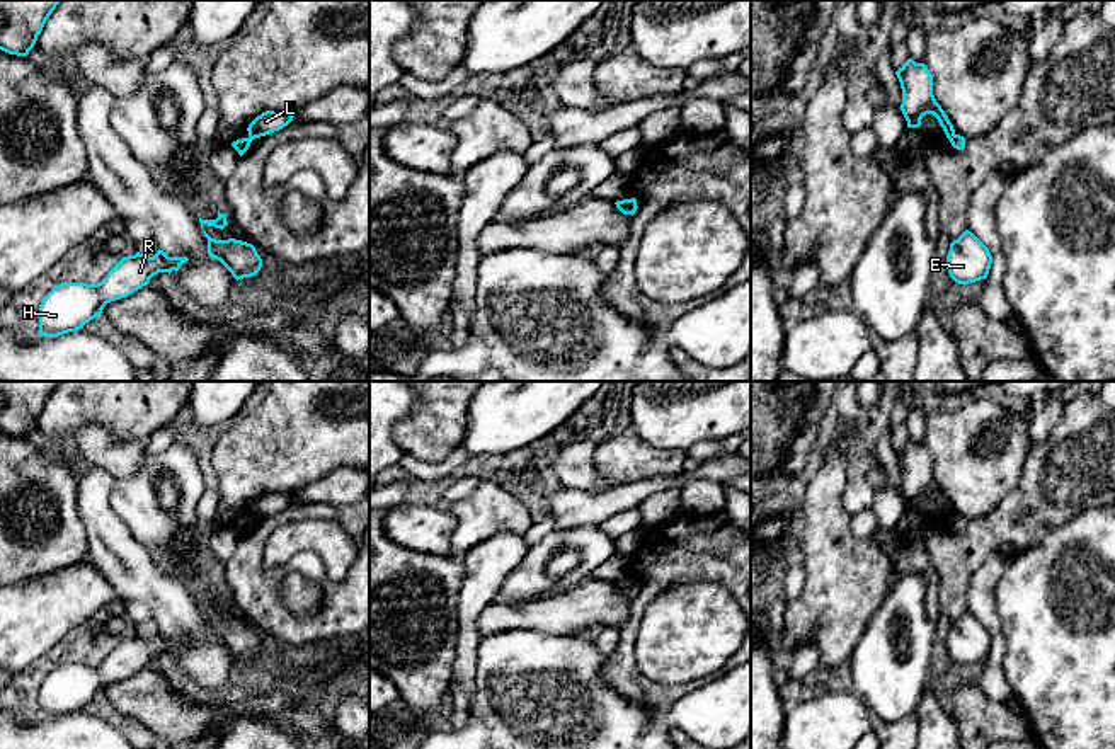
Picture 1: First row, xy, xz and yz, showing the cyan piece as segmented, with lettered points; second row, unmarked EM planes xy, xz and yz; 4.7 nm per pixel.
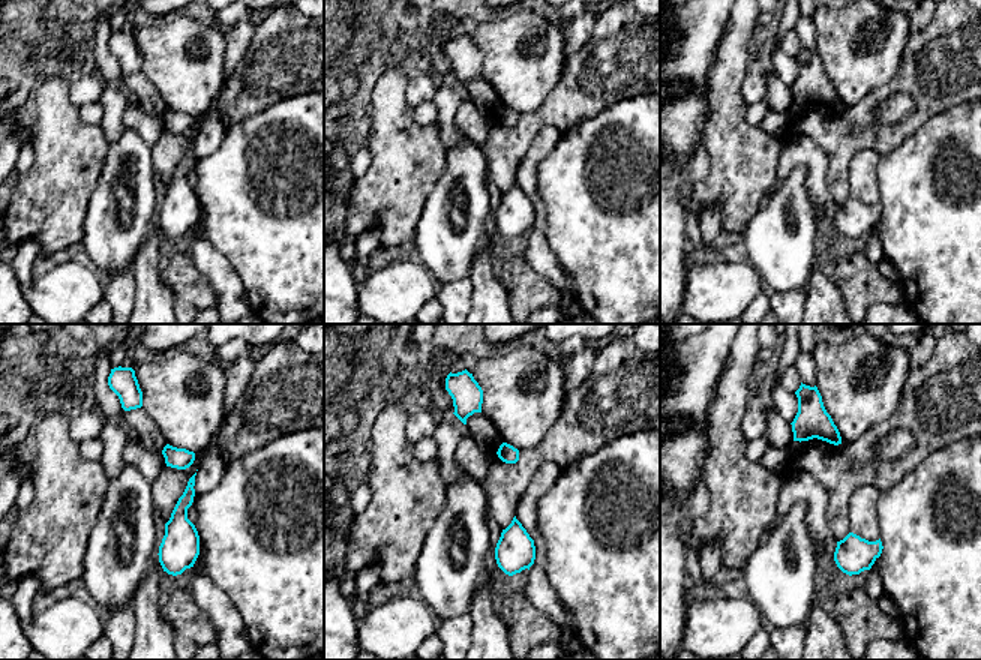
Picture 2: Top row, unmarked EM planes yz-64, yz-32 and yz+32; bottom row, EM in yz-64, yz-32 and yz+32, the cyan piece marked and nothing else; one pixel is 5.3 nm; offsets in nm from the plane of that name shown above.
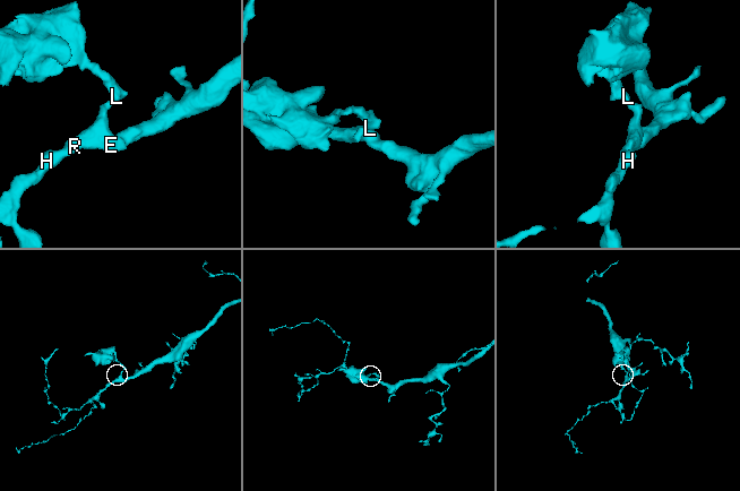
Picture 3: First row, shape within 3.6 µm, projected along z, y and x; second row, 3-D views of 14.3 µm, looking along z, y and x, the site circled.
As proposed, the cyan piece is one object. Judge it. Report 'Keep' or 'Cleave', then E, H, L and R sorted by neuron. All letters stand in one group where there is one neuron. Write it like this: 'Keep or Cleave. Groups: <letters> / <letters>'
Cleave. Groups: E H R / L

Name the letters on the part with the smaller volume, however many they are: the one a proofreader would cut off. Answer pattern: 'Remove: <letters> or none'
Remove: L

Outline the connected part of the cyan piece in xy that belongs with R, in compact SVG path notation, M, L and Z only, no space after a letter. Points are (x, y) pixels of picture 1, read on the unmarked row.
M157 632L153 638L136 633L123 638L97 666L61 664L39 686L39 717L58 718L83 710L111 683L141 671L158 654L179 652L187 638L169 638Z

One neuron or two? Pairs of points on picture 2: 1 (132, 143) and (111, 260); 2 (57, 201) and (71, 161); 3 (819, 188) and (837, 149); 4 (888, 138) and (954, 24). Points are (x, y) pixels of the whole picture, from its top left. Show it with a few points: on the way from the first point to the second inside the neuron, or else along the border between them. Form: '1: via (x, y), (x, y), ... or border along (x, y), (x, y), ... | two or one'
1: via (111, 171), (105, 183), (107, 231) | one
2: via (57, 191), (65, 171) | one
3: border along (809, 138), (828, 155), (828, 194), (831, 197) | two
4: via (918, 114), (942, 54) | one

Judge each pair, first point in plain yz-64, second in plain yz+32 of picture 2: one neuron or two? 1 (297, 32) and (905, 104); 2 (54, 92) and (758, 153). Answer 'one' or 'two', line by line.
1: two
2: one

